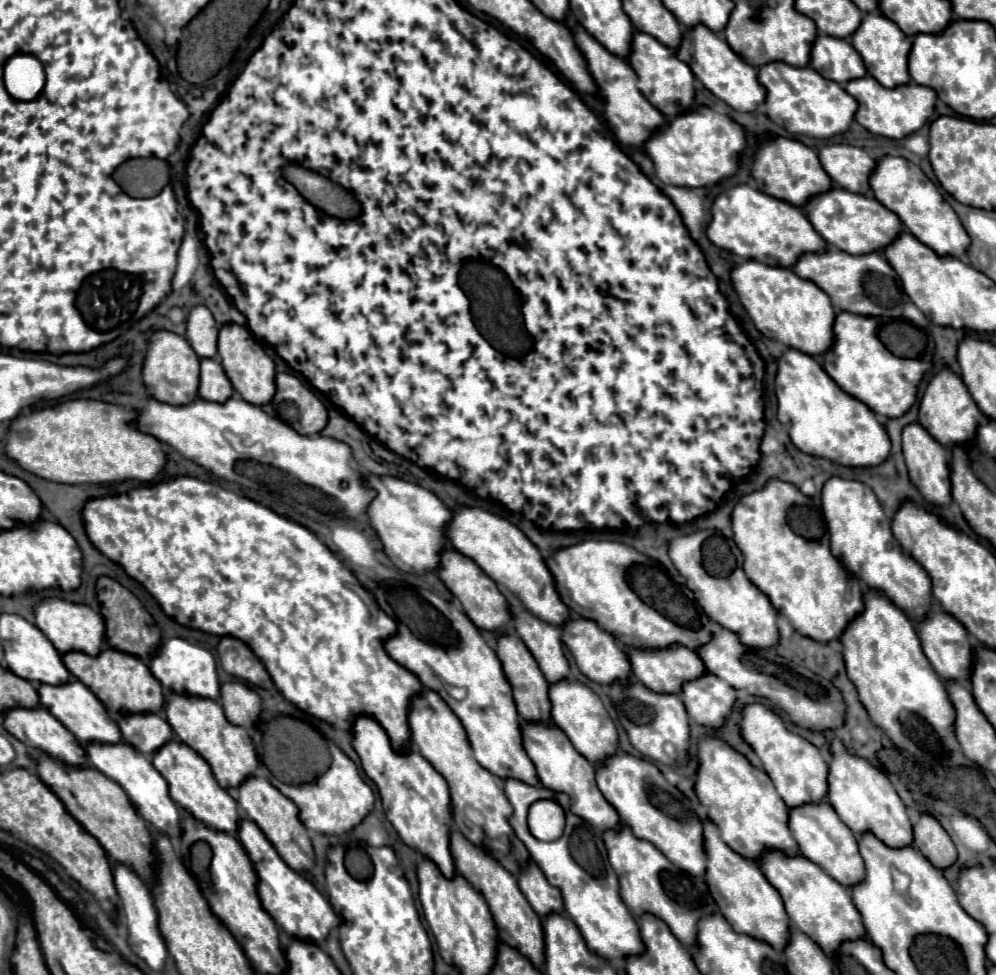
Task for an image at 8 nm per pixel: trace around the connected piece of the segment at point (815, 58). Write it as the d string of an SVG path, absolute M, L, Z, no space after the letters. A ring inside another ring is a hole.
M819 35L811 51L811 67L825 79L845 85L867 73L861 55L845 39Z

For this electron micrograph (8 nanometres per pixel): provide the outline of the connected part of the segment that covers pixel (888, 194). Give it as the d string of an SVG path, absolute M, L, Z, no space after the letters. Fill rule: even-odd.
M891 155L883 157L871 175L871 189L877 201L883 203L889 211L897 213L907 231L917 239L921 239L921 243L925 243L927 247L933 247L937 255L959 257L971 245L971 239L963 229L953 207L941 197L935 183L911 161Z

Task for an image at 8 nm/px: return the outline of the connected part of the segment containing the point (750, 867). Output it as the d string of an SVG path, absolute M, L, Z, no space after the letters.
M703 821L705 831L705 855L707 855L707 875L705 881L709 885L709 891L719 905L721 915L729 919L731 927L735 931L741 931L757 941L769 943L775 951L783 951L789 943L789 917L783 907L783 899L777 893L777 889L767 881L761 867L753 863L751 859L745 859L737 855L717 831L717 825L711 821Z

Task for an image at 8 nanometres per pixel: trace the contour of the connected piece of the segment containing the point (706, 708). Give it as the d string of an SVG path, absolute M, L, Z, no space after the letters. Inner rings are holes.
M707 673L695 681L685 683L681 699L691 719L695 719L699 725L717 729L731 715L737 693L719 677Z

